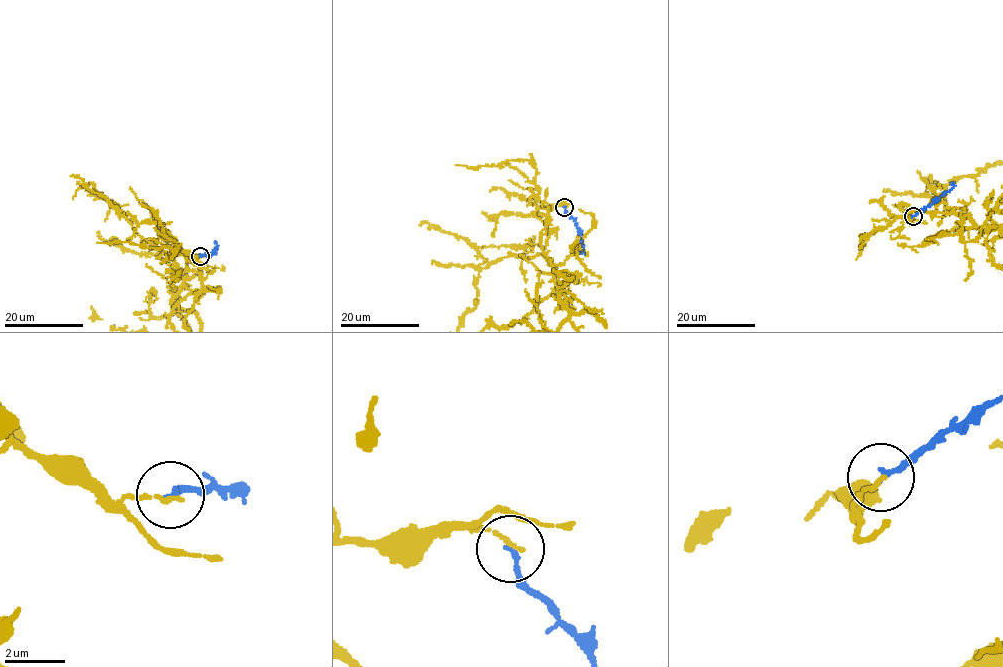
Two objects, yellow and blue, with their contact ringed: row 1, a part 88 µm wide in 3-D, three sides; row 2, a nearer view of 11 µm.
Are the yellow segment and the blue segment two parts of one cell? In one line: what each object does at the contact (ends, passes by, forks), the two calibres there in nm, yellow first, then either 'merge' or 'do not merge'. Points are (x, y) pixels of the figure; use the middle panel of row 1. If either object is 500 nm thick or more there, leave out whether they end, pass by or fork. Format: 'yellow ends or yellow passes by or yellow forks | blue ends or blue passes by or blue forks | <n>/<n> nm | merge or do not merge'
yellow ends | blue ends | 140/170 nm | do not merge

